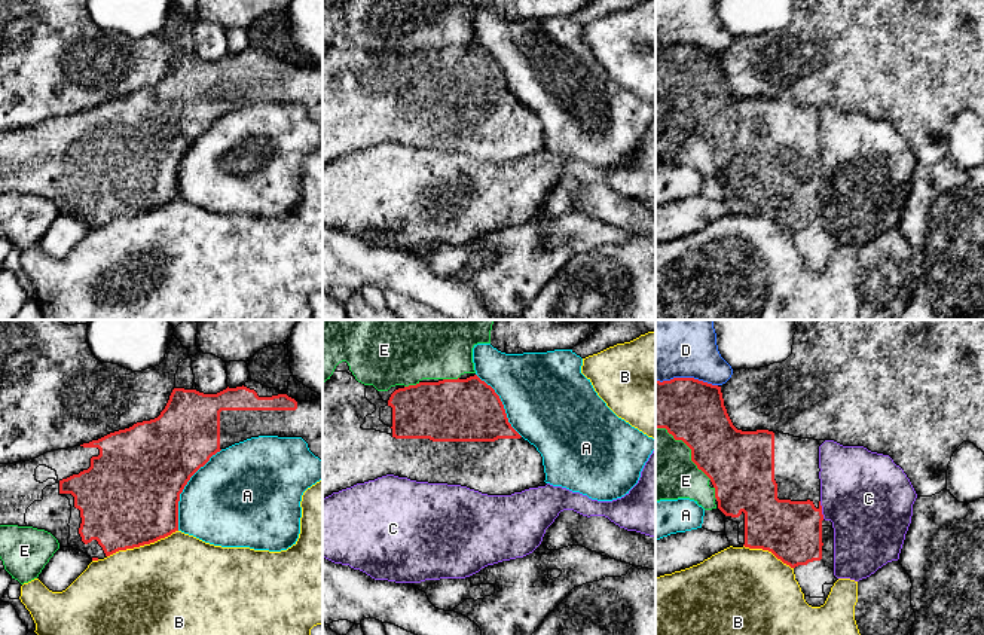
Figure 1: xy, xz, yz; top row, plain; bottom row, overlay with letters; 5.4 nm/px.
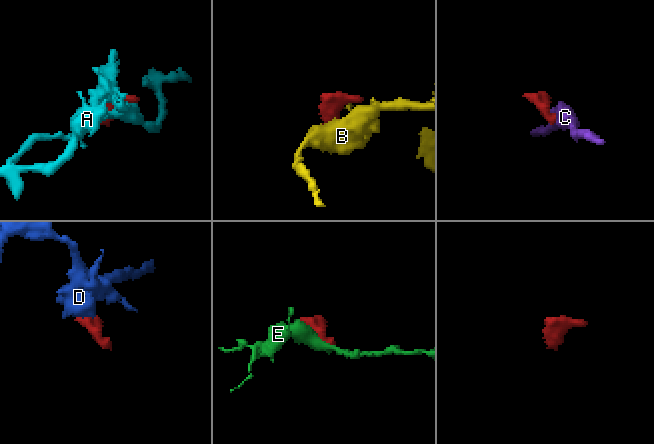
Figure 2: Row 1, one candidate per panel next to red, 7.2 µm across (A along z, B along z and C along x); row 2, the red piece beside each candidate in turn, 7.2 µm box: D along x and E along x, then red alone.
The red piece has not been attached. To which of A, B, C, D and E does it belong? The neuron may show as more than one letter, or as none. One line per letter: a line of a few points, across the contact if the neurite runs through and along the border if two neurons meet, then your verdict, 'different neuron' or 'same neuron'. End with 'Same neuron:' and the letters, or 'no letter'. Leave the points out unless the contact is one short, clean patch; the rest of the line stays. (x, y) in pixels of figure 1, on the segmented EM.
A: different neuron
B: different neuron
C: line yz (819, 501), (824, 518); different neuron
D: different neuron
E: different neuron
Same neuron: no letter

